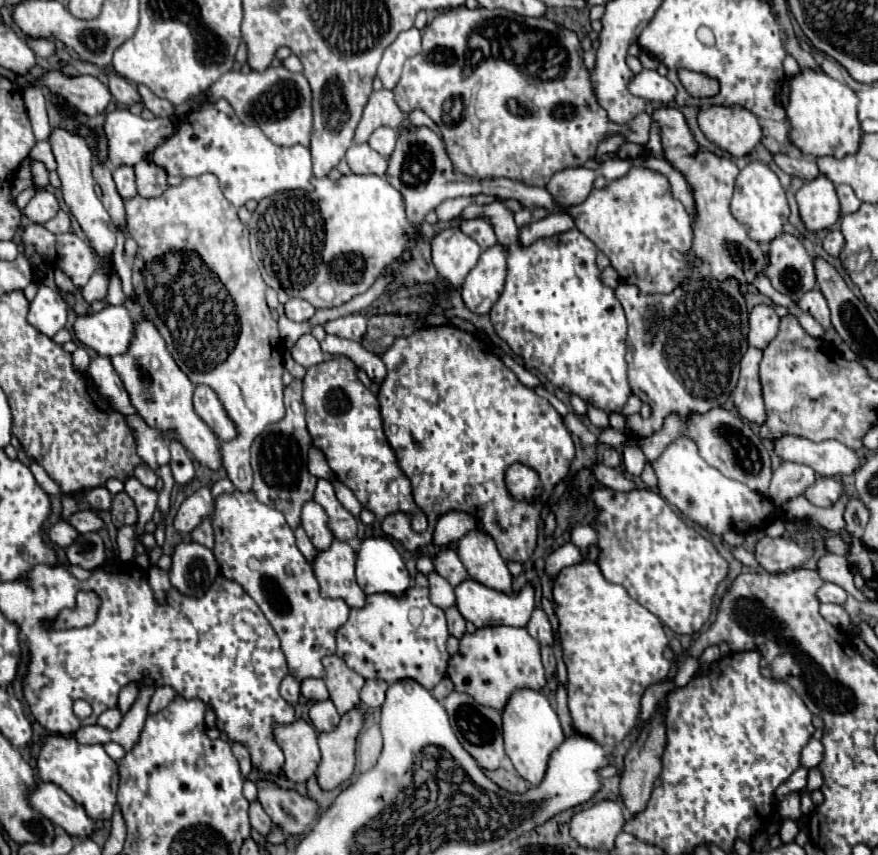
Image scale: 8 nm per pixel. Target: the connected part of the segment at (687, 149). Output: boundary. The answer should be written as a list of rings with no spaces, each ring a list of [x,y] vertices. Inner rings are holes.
[[[659,108],[655,110],[653,120],[661,124],[661,144],[669,164],[675,170],[679,170],[685,176],[685,180],[691,184],[693,198],[697,204],[697,222],[693,224],[693,234],[695,234],[693,252],[703,260],[703,264],[693,270],[691,280],[737,278],[741,284],[751,284],[757,272],[765,270],[767,258],[761,246],[749,238],[747,228],[739,224],[729,210],[729,200],[735,190],[735,178],[739,174],[739,168],[735,166],[733,160],[719,158],[707,150],[701,150],[679,110]],[[693,152],[697,152],[697,156],[693,156]]]

